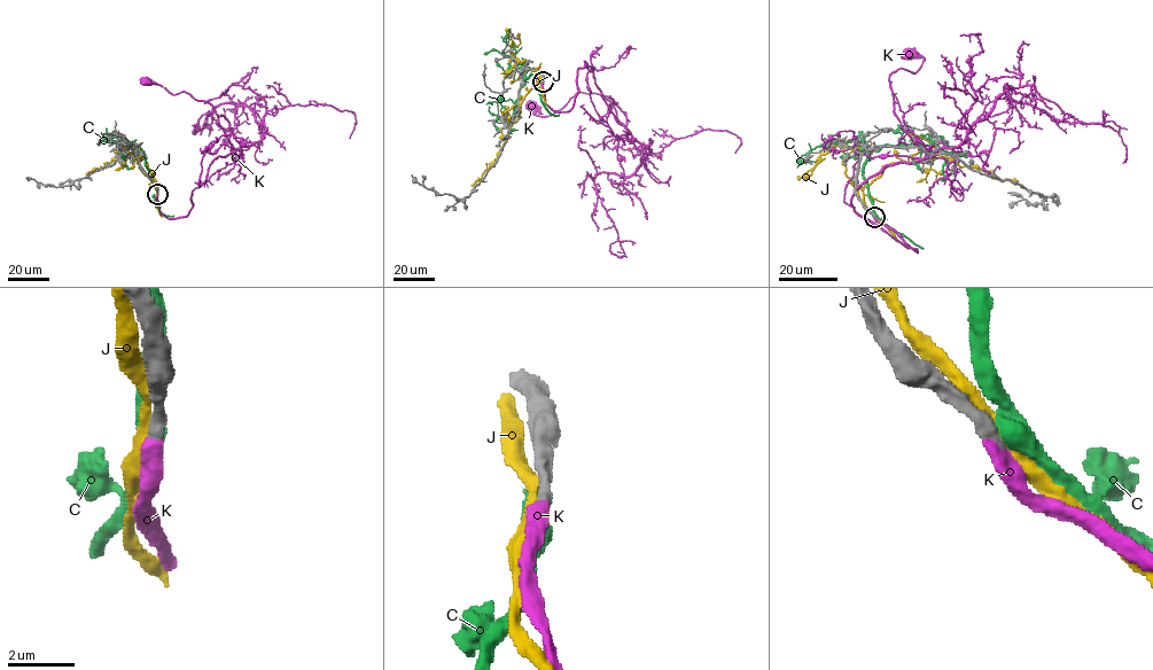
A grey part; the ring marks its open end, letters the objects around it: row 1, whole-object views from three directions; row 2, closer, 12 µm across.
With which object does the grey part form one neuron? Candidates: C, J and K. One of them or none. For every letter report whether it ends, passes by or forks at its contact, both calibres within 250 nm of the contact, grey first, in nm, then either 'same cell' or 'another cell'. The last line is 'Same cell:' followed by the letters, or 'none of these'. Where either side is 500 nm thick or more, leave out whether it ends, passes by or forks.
C: it passes by; calibres 440 and 480 nm; another cell
J: calibres 500 and 300 nm; another cell
K: calibres 420 and 500 nm; same cell
Same cell: K

